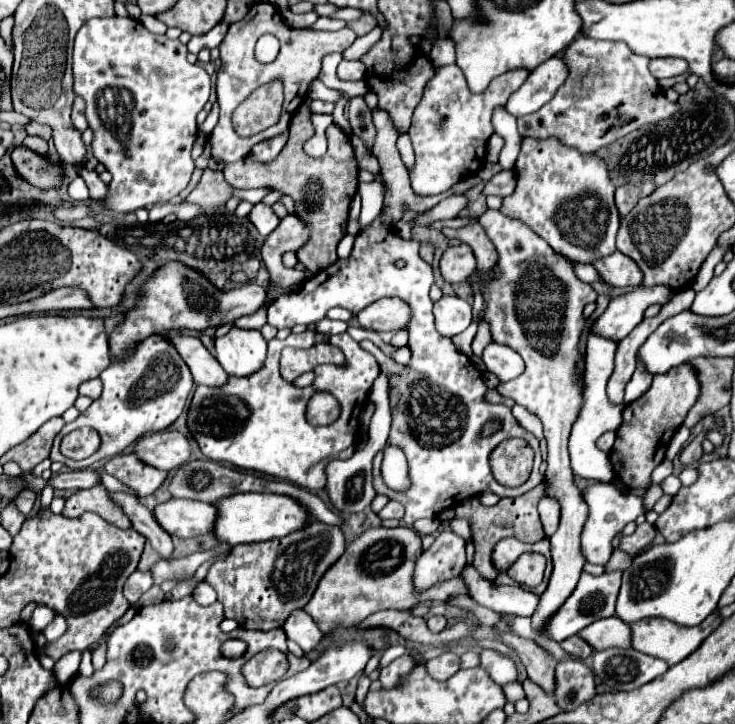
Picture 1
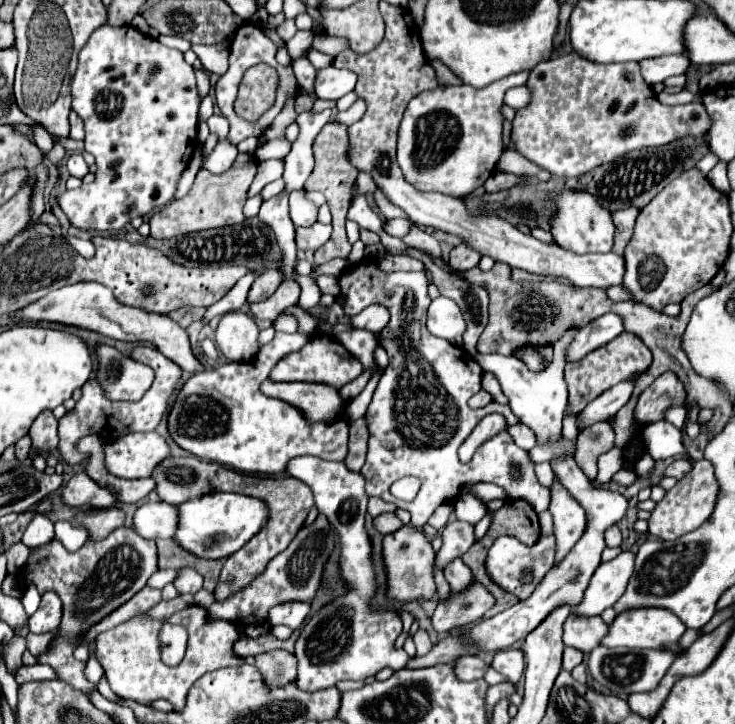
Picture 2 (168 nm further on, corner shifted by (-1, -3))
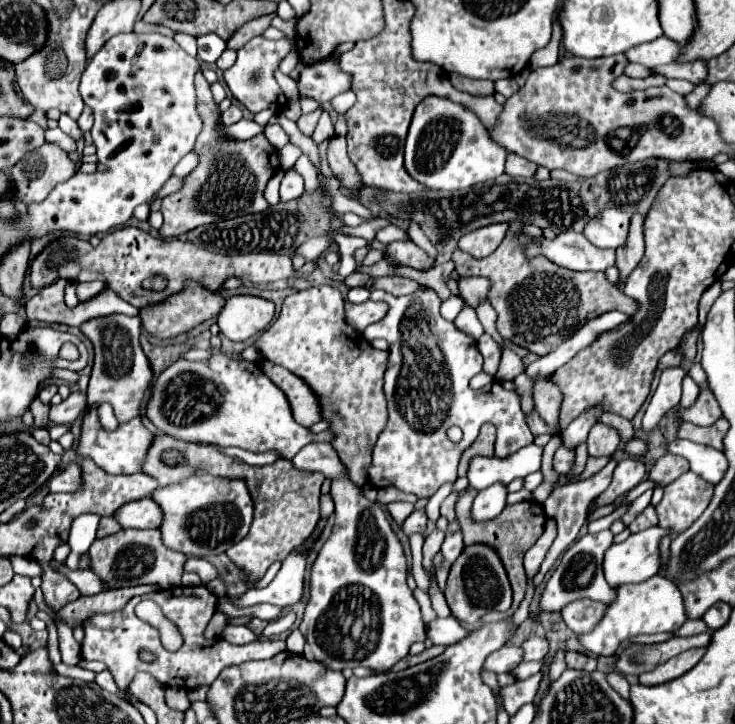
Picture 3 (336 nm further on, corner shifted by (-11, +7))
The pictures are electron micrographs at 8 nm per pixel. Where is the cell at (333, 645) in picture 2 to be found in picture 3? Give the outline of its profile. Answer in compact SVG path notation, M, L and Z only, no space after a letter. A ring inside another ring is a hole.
M330 443L306 445L294 455L292 461L296 469L324 473L324 477L332 481L330 495L336 505L332 535L318 553L318 559L310 575L310 601L306 605L304 619L300 623L300 633L306 639L302 655L306 659L322 663L332 671L342 671L346 667L354 669L364 665L376 669L378 673L386 673L394 663L398 663L402 657L408 655L412 643L426 639L426 627L422 623L420 605L406 583L408 567L406 557L402 553L402 545L394 535L394 531L390 529L390 523L382 513L380 505L376 501L370 501L364 495L362 487L352 483L346 467L340 463L340 457Z

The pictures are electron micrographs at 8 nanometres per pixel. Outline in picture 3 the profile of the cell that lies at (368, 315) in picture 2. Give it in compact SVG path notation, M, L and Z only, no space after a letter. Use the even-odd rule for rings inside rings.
M366 301L360 305L354 303L346 303L346 321L356 329L356 331L364 331L370 323L376 323L384 317L384 313L388 313L388 305L384 301Z

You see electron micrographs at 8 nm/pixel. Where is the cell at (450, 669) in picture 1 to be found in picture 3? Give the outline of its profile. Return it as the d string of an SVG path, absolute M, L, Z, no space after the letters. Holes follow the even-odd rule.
M504 645L486 657L484 669L492 673L510 673L518 663L520 663L520 647Z

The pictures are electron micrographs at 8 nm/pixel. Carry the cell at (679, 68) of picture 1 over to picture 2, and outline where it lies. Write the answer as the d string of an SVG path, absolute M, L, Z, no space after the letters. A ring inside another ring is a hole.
M664 55L654 59L642 59L638 65L646 83L654 85L654 83L662 83L672 75L684 75L690 67L690 61L686 55Z

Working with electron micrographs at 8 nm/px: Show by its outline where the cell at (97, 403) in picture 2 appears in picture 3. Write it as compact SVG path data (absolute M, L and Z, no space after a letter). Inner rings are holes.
M74 391L74 393L70 393L70 397L66 401L50 407L50 421L56 425L74 423L78 417L82 417L86 413L86 409L88 409L86 395L80 391Z

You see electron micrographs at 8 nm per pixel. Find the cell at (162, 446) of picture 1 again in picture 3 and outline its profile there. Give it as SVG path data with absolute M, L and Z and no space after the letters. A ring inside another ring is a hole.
M88 407L84 421L82 421L82 437L80 437L80 445L78 445L78 453L82 457L90 457L94 459L94 463L98 467L102 467L104 471L112 473L112 475L120 475L120 473L138 473L144 465L144 459L148 455L148 449L154 443L154 433L148 431L142 423L140 417L118 425L116 431L104 431L98 423L98 415L96 415L96 407Z

